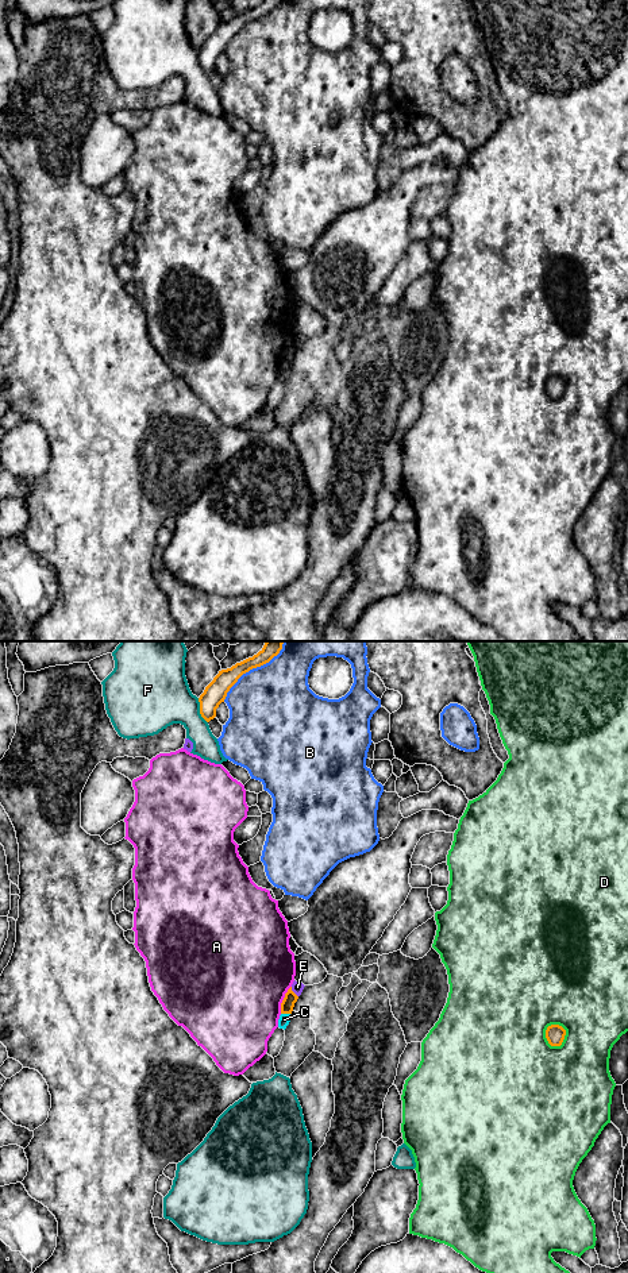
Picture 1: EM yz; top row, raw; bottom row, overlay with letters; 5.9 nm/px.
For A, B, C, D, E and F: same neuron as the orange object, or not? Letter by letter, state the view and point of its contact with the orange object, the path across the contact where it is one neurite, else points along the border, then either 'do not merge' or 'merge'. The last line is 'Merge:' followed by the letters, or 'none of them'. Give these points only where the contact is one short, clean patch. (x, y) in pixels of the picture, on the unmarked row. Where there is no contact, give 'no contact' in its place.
A: meets orange in yz at (284, 351); do not merge
B: meets orange in yz at (249, 22); do not merge
C: meets orange in yz at (285, 365); border along yz (281, 365), (289, 366); do not merge
D: meets orange in yz at (546, 389); do not merge
E: meets orange in yz at (293, 344); do not merge
F: meets orange in yz at (200, 62); do not merge
Merge: none of them

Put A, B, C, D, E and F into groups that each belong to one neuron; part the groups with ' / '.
A C / B / D / E F

